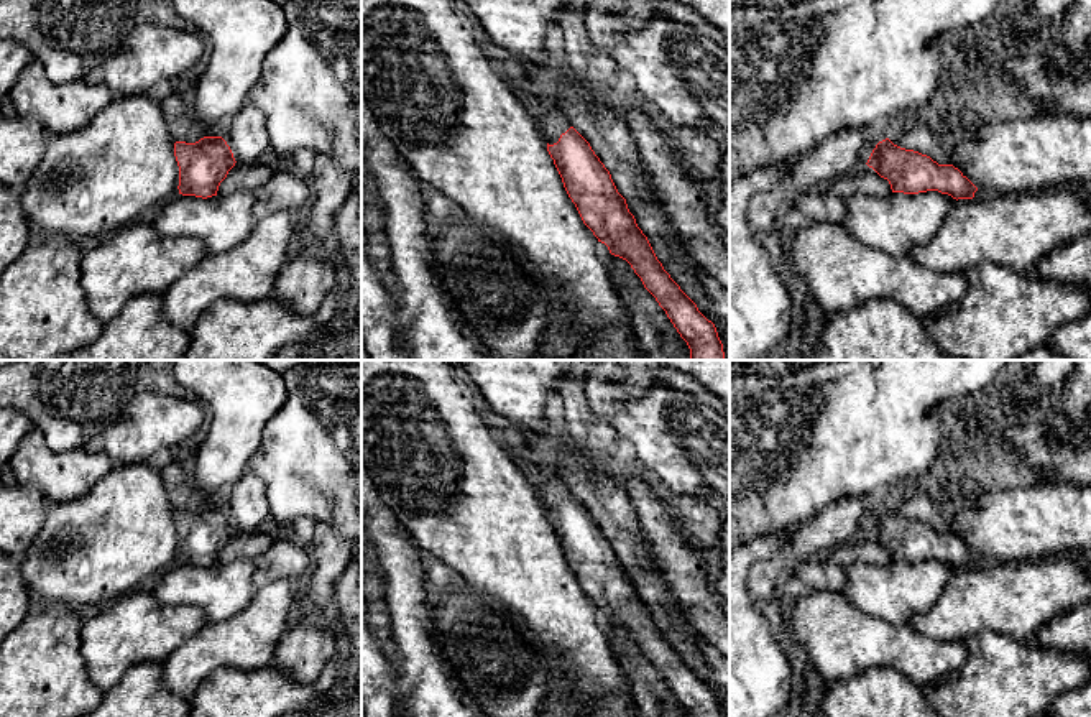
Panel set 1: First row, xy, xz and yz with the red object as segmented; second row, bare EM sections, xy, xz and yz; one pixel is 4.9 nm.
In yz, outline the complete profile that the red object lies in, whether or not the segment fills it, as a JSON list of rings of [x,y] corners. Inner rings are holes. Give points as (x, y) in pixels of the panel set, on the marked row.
[[[889,138],[876,145],[866,164],[889,181],[892,192],[938,191],[958,201],[973,199],[978,191],[953,164],[938,164],[927,155],[894,145]]]

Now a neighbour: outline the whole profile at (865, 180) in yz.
[[[868,164],[861,166],[853,173],[836,178],[822,189],[828,194],[835,194],[843,199],[849,199],[854,194],[868,194],[881,197],[892,192],[889,181],[881,178]]]

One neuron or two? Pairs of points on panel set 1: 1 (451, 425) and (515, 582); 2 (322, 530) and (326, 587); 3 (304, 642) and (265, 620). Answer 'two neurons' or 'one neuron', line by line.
1: one neuron
2: one neuron
3: two neurons

